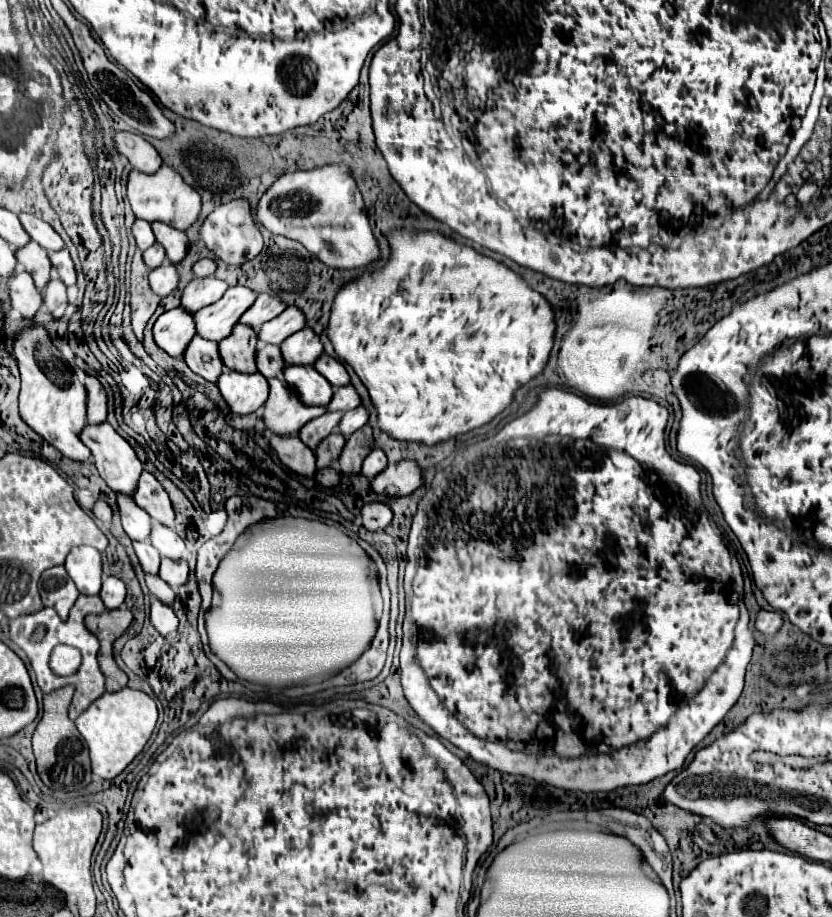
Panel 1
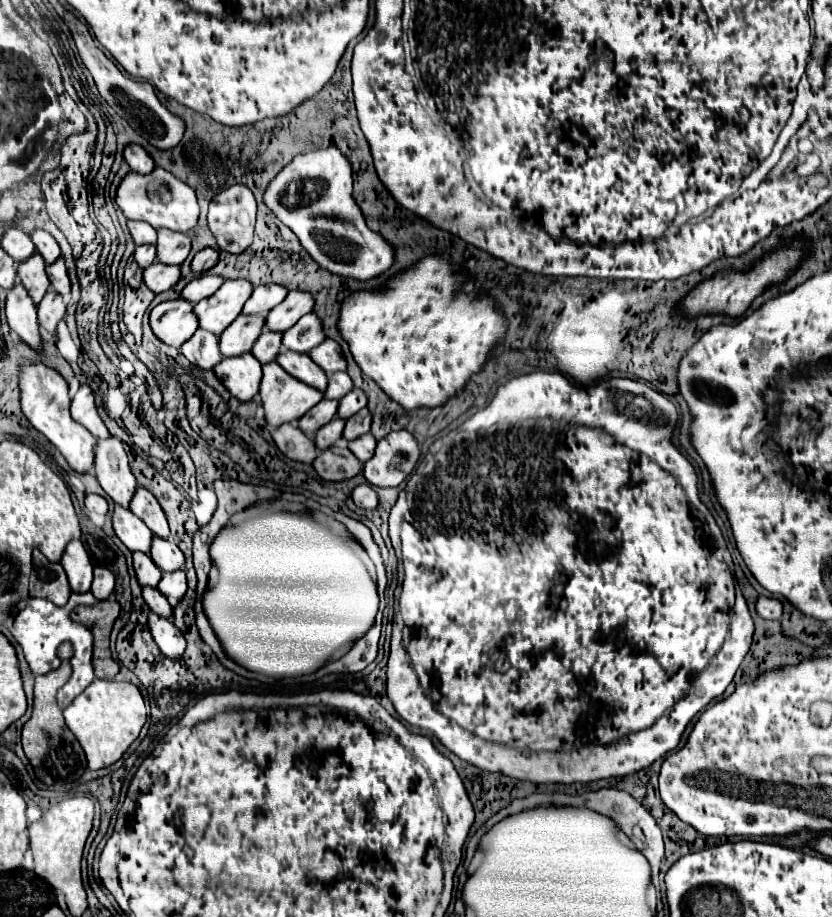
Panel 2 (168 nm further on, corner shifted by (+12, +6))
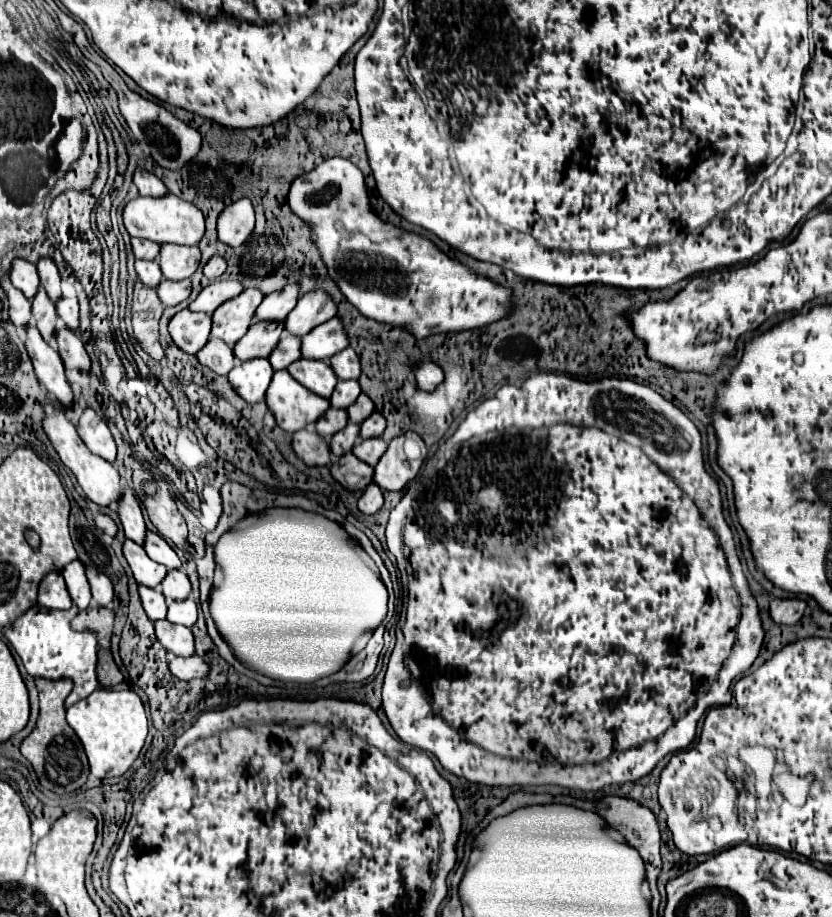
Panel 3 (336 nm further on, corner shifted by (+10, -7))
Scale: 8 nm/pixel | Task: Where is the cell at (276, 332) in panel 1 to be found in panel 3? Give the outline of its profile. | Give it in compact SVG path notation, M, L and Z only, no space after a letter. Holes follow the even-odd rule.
M310 290L302 294L296 308L286 316L286 330L298 338L306 336L316 326L328 322L338 312L336 302L324 290Z

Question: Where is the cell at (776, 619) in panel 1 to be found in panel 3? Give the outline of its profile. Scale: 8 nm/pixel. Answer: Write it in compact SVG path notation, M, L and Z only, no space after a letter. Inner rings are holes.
M774 598L770 602L770 616L776 624L796 624L806 610L806 602L798 598Z

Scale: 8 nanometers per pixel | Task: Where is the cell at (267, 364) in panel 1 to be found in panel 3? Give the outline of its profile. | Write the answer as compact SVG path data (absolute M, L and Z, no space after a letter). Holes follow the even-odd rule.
M284 334L282 342L278 342L278 346L274 348L274 354L270 354L270 364L274 370L284 370L288 368L292 362L296 362L298 358L302 358L302 350L300 350L300 338L292 336L292 334Z

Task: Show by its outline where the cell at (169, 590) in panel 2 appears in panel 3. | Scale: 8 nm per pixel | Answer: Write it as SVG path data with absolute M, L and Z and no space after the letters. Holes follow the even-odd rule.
M186 600L186 602L170 602L168 604L168 620L172 624L182 624L192 628L198 620L198 610L196 610L196 602L194 600Z

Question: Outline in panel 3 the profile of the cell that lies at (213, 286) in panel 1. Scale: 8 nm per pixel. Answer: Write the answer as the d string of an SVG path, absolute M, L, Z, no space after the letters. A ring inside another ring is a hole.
M218 280L218 282L212 282L206 288L202 288L202 292L190 304L190 310L212 314L220 304L224 304L226 300L236 298L242 290L244 290L242 284L236 282L236 280Z

